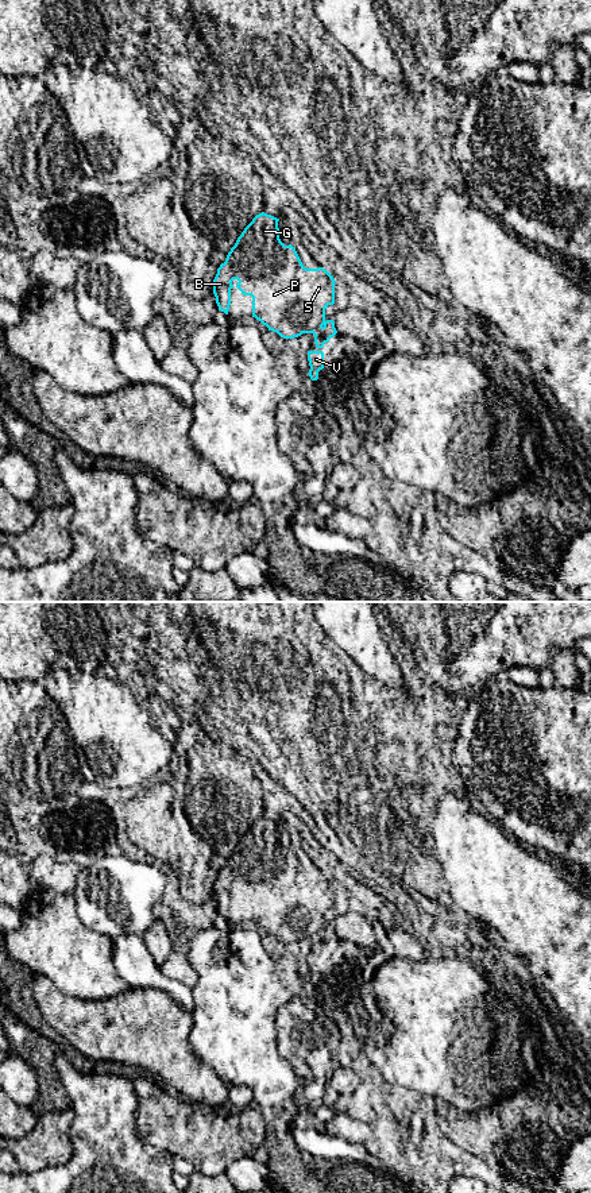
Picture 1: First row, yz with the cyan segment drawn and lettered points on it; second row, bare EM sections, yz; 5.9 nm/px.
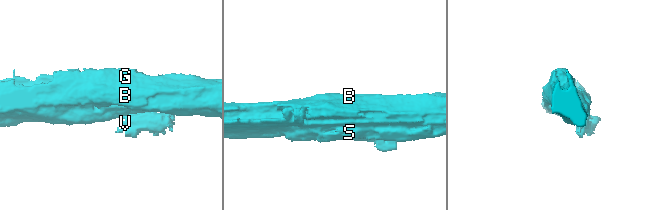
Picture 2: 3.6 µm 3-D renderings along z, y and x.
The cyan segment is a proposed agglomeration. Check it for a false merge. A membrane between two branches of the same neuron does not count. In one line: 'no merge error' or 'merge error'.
merge error

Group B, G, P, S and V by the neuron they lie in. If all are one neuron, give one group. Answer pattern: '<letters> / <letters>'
B G P S / V

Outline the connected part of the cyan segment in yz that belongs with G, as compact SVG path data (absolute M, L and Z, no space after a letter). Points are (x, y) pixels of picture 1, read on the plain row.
M264 816L256 819L237 842L213 884L219 915L228 919L232 885L244 900L252 901L252 922L283 943L302 938L316 939L325 927L325 914L335 908L335 884L325 873L306 873L296 853L279 843L279 823Z

